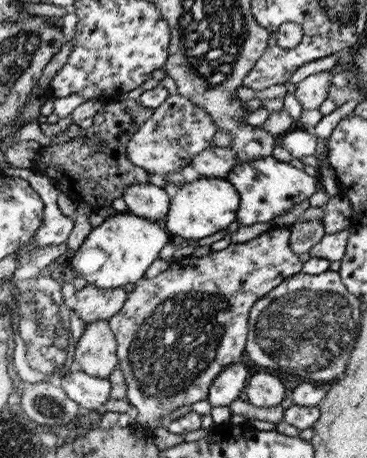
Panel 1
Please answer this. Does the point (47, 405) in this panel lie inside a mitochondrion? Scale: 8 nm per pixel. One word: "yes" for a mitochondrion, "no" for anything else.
yes

